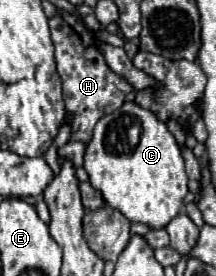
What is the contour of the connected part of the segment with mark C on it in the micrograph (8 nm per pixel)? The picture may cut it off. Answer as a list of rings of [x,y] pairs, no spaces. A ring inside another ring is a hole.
[[[125,101],[119,109],[109,115],[103,115],[97,121],[93,137],[87,143],[85,151],[85,171],[89,175],[89,183],[97,191],[101,191],[103,199],[113,209],[119,209],[129,221],[145,223],[151,229],[163,229],[181,211],[183,197],[189,191],[181,149],[175,137],[169,133],[167,125],[157,117],[157,113],[139,107],[135,101]]]

